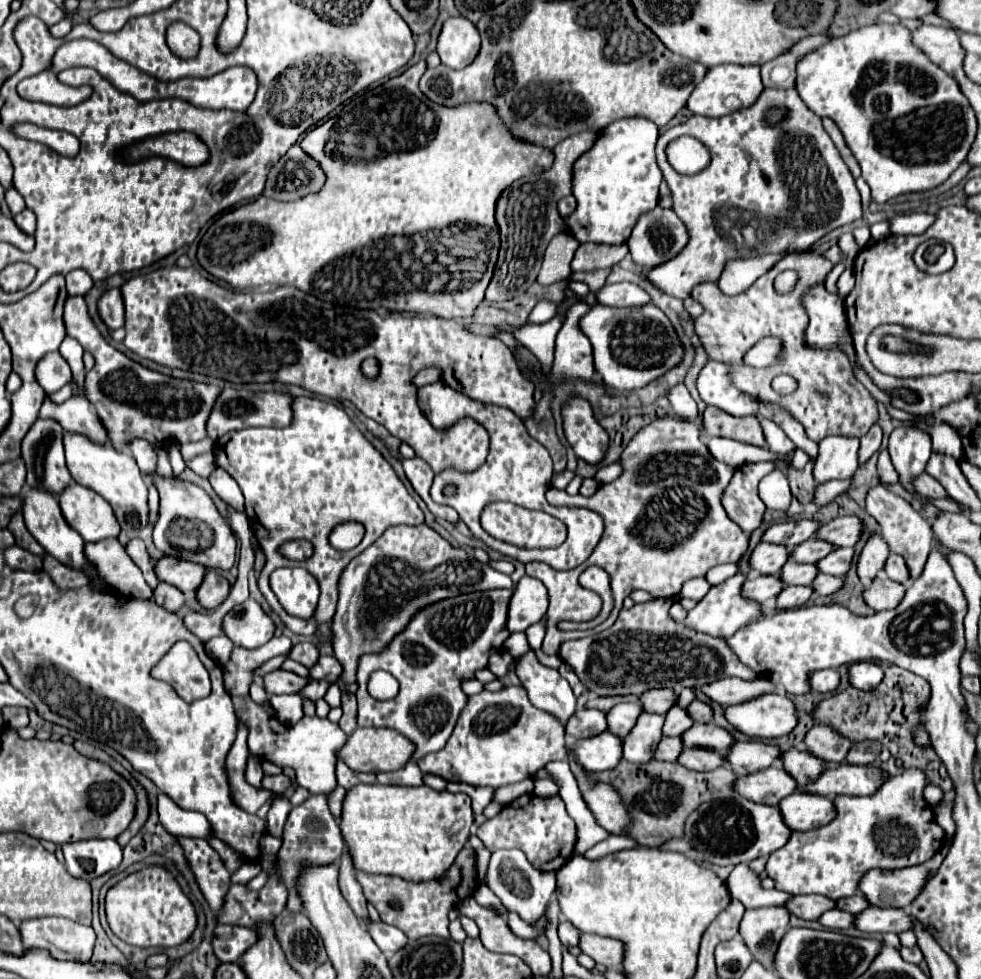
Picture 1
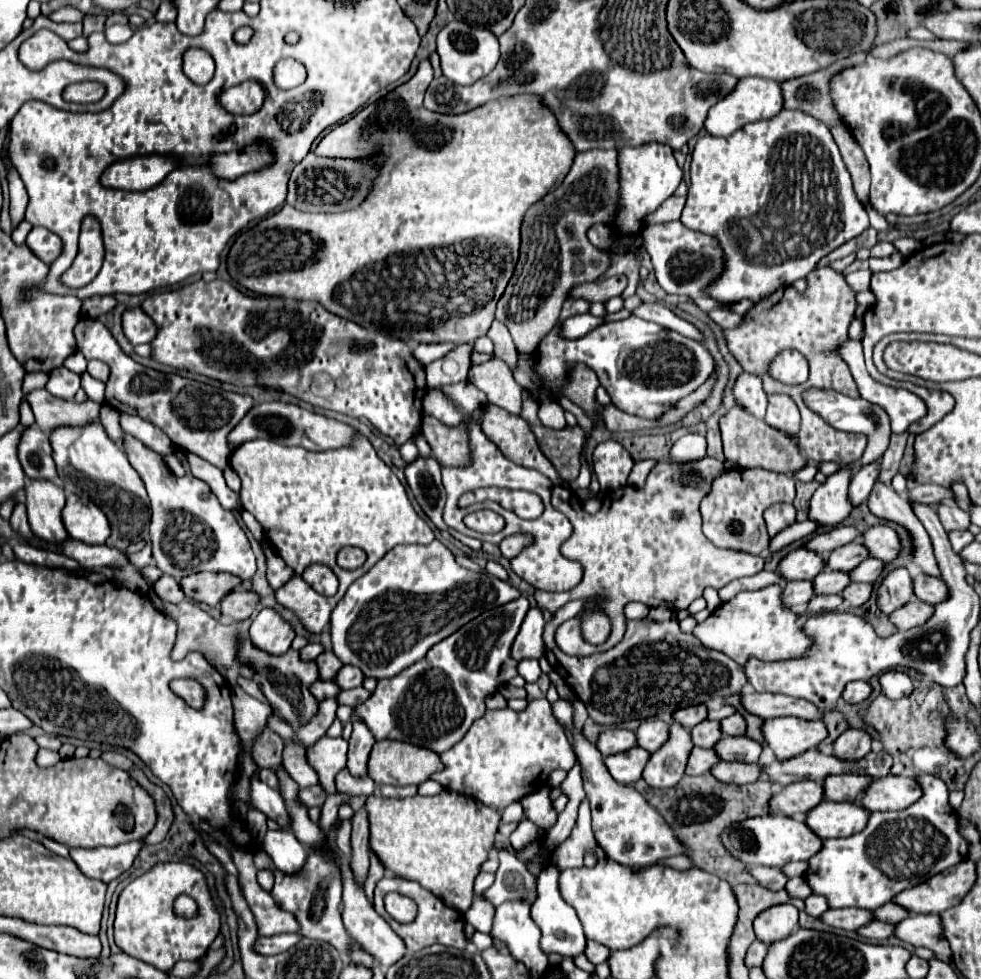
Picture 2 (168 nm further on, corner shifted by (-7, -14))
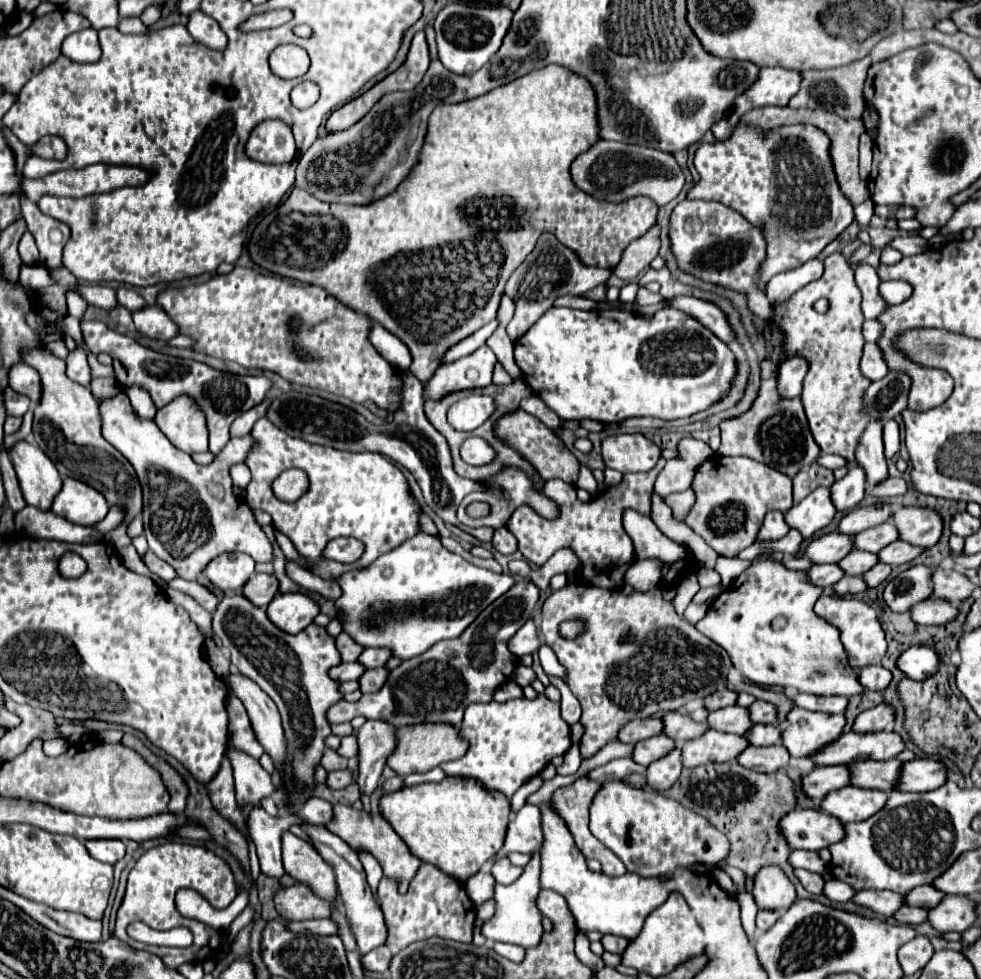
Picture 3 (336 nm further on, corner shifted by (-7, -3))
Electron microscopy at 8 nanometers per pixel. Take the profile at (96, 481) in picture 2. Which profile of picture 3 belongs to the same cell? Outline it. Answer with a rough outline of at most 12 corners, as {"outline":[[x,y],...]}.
{"outline":[[47,350],[27,352],[41,374],[33,436],[63,478],[125,508],[105,534],[131,544],[141,512],[133,466],[101,434],[99,400]]}

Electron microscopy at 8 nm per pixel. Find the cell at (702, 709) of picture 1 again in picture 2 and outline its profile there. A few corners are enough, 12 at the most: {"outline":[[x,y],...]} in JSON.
{"outline":[[741,713],[721,721],[725,735],[745,735],[747,721]]}

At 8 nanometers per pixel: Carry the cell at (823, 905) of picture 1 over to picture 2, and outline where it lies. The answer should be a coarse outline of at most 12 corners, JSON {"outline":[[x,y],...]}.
{"outline":[[829,909],[821,919],[855,931],[875,919],[871,909]]}

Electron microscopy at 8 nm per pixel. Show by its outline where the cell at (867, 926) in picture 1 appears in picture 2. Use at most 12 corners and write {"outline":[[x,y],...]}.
{"outline":[[913,913],[895,935],[951,961],[939,915]]}

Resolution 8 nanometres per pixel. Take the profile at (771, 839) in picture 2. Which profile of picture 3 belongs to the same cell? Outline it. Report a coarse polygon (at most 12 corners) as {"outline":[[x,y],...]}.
{"outline":[[795,808],[779,820],[793,850],[841,840],[843,824],[827,812]]}

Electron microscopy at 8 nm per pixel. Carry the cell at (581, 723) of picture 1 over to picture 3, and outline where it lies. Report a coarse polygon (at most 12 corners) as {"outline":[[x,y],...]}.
{"outline":[[659,718],[627,722],[619,740],[635,744],[661,734]]}

